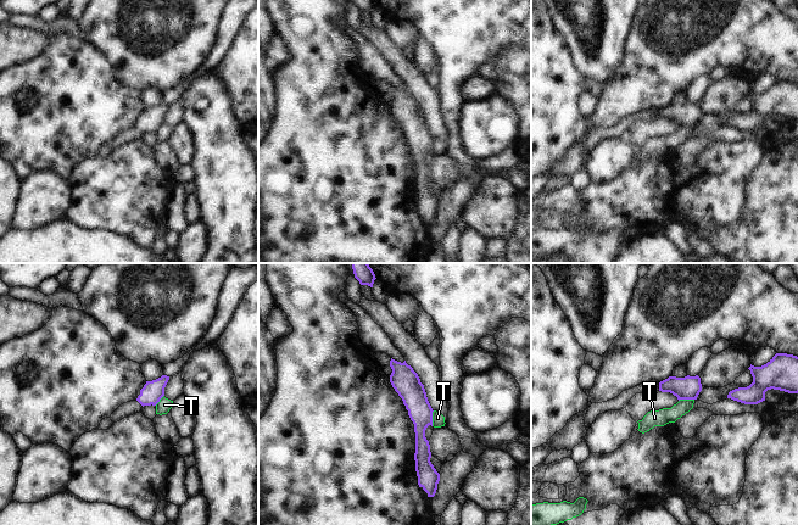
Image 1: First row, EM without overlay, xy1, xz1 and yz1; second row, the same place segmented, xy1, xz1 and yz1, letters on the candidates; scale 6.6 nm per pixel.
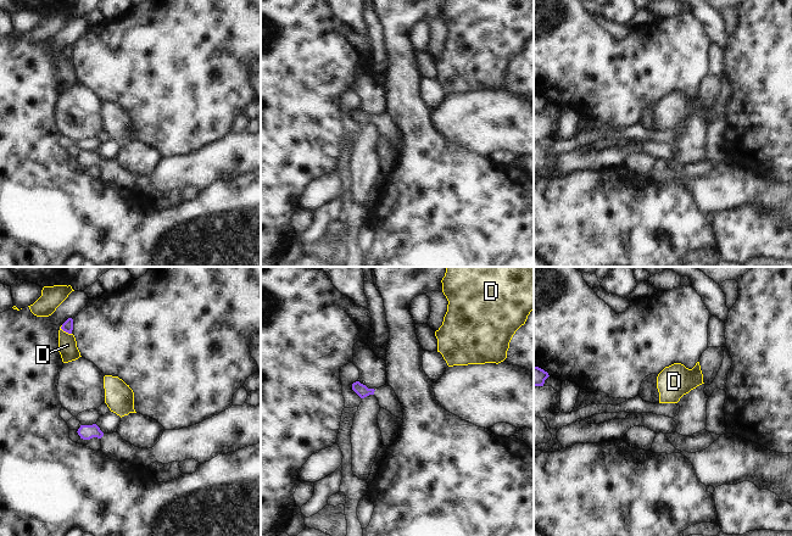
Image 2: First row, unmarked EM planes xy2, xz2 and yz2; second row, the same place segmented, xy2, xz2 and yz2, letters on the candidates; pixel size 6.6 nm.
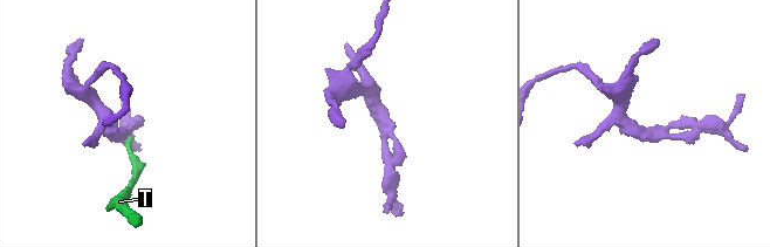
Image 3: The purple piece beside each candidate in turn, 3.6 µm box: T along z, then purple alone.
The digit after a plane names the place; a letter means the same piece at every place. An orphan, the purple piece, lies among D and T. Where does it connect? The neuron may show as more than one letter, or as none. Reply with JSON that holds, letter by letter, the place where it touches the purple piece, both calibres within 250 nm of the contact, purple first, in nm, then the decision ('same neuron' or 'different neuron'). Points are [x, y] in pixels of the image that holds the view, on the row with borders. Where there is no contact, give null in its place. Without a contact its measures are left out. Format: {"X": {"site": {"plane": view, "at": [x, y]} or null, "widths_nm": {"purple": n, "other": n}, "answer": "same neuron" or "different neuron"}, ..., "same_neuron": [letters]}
{"D": {"site": {"plane": "xy2", "at": [66, 331]}, "widths_nm": {"purple": 70, "other": 130}, "answer": "different neuron"}, "T": {"site": {"plane": "xz1", "at": [431, 418]}, "widths_nm": {"purple": 170, "other": 80}, "answer": "different neuron"}, "same_neuron": []}

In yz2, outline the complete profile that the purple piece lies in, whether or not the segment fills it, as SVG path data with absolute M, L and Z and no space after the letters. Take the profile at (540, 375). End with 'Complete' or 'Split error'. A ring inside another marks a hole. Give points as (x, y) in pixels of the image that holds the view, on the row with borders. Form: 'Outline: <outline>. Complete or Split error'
Outline: M534 367L534 386L543 386L545 380L548 378L548 373L539 367Z. Complete

